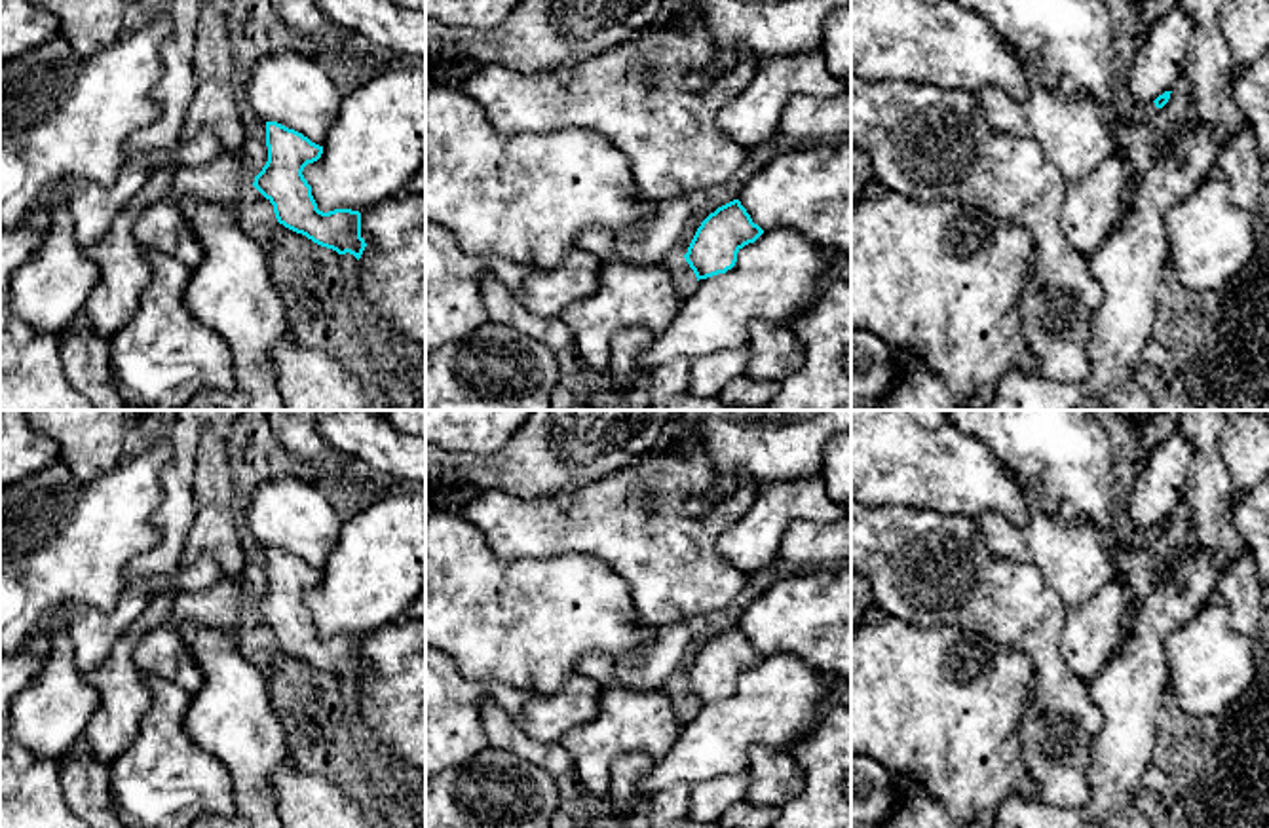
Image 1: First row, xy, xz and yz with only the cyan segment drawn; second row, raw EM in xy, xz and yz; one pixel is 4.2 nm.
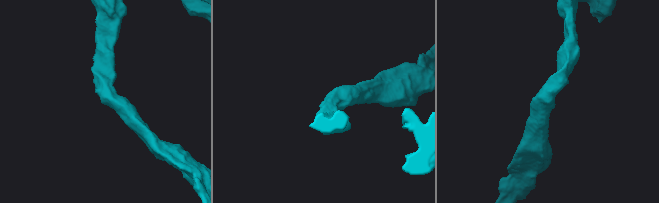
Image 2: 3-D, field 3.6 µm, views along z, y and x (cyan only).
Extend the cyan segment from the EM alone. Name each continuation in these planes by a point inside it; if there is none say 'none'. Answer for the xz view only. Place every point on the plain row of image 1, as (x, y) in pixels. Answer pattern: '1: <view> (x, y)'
none

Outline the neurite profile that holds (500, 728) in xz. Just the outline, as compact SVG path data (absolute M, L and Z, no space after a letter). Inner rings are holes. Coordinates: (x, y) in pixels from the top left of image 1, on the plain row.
M483 701L479 718L490 748L503 750L521 762L528 762L553 779L574 769L574 762L560 743L538 743L526 737L517 727L513 716L509 716L498 703Z

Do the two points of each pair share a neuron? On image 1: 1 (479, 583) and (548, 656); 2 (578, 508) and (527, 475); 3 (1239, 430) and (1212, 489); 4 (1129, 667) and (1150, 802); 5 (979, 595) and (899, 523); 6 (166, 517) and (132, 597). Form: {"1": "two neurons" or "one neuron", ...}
{"1": "one neuron", "2": "two neurons", "3": "two neurons", "4": "two neurons", "5": "one neuron", "6": "two neurons"}

